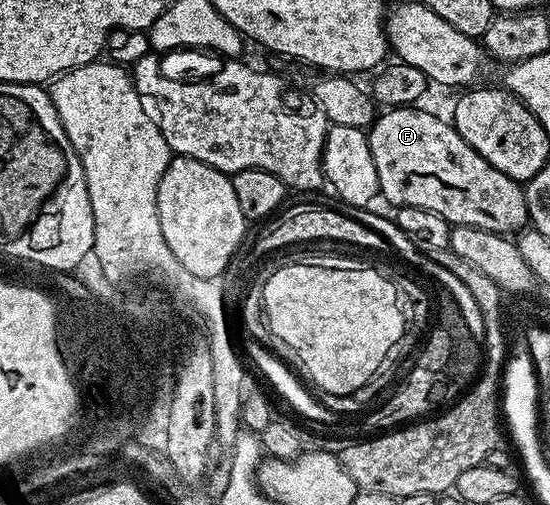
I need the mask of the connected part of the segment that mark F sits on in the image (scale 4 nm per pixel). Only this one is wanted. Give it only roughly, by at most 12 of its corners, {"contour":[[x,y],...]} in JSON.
{"contour":[[382,111],[367,130],[380,195],[450,225],[517,234],[522,181],[448,119]]}

